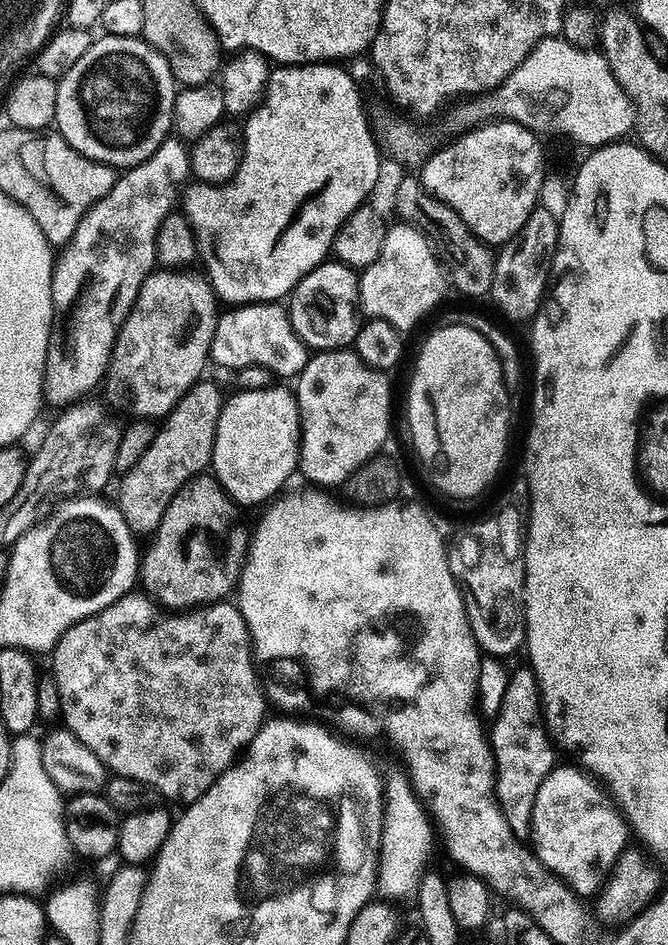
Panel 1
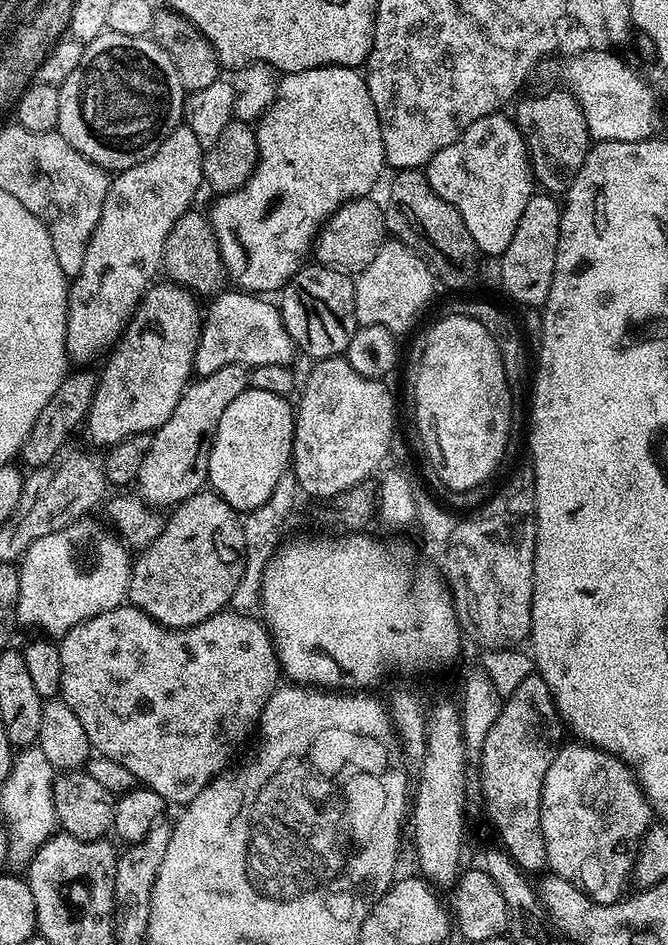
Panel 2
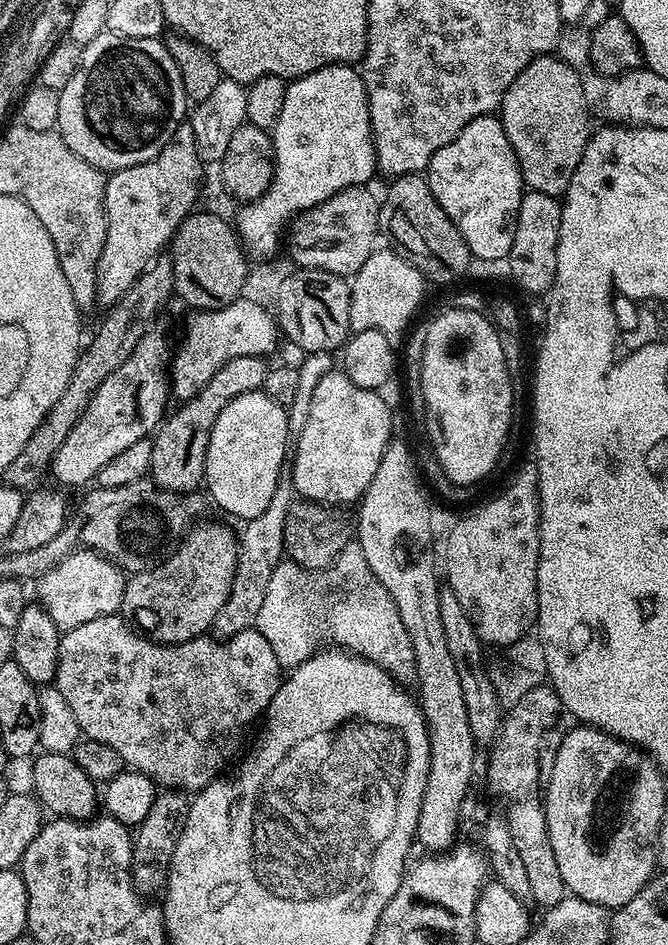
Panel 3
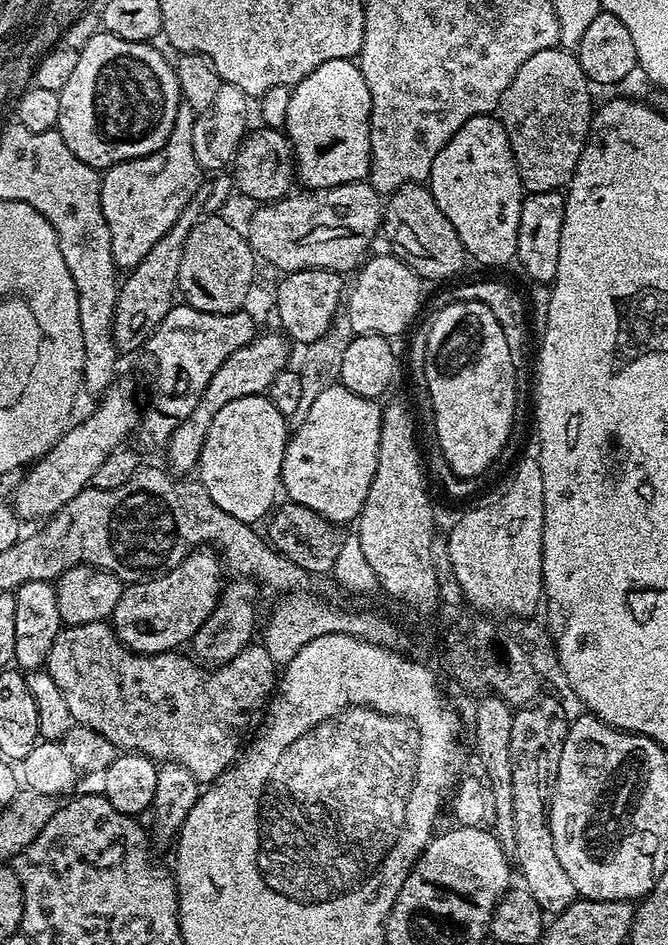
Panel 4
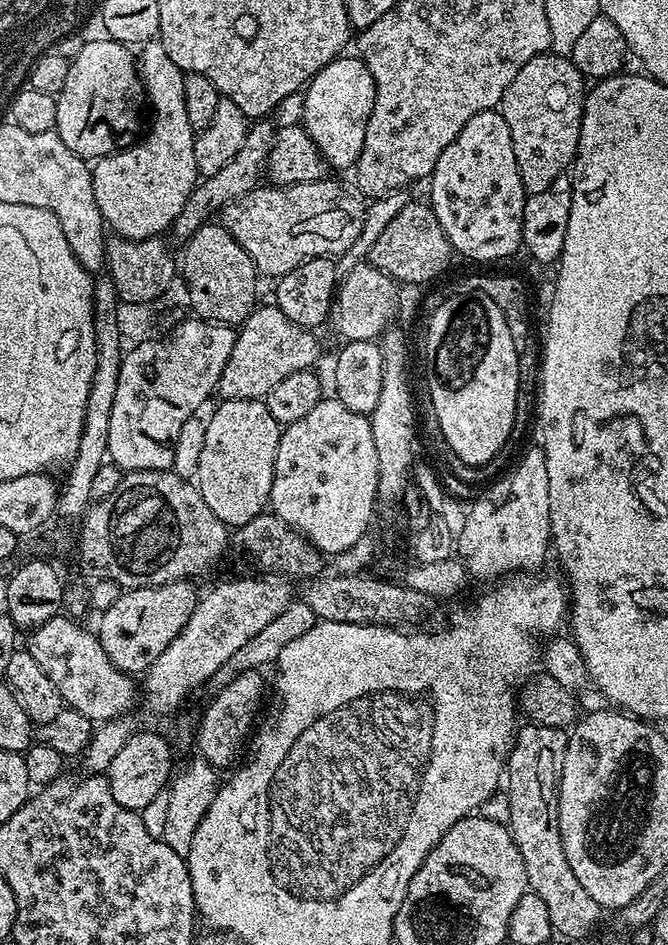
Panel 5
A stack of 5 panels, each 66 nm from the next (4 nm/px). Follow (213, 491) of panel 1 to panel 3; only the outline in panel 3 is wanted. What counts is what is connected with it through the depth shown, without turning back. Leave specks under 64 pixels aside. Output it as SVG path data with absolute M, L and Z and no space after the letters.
M198 524L185 531L176 552L169 551L155 566L131 573L124 582L120 612L160 644L181 644L205 635L230 594L238 558L237 533L220 524Z

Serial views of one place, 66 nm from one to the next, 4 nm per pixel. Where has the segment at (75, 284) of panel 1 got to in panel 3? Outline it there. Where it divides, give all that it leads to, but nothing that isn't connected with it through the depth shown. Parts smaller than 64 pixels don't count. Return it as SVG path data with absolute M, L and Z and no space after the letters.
M185 122L178 126L172 141L154 158L150 158L150 162L118 170L107 177L104 186L104 213L108 229L96 263L96 299L101 305L104 303L104 306L111 306L116 300L120 300L135 280L171 245L176 227L197 207L196 199L200 196L200 168L202 169L202 162L194 146L194 130L191 123Z

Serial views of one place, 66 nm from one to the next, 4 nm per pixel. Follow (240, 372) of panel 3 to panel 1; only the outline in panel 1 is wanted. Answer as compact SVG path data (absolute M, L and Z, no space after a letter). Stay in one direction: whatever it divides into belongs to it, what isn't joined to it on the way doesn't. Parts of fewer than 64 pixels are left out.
M208 379L197 380L196 385L171 408L157 427L154 442L150 442L146 454L134 462L129 472L119 477L118 507L133 533L155 533L162 522L162 514L166 514L166 506L170 506L170 498L211 465L218 418L224 409L226 392Z

